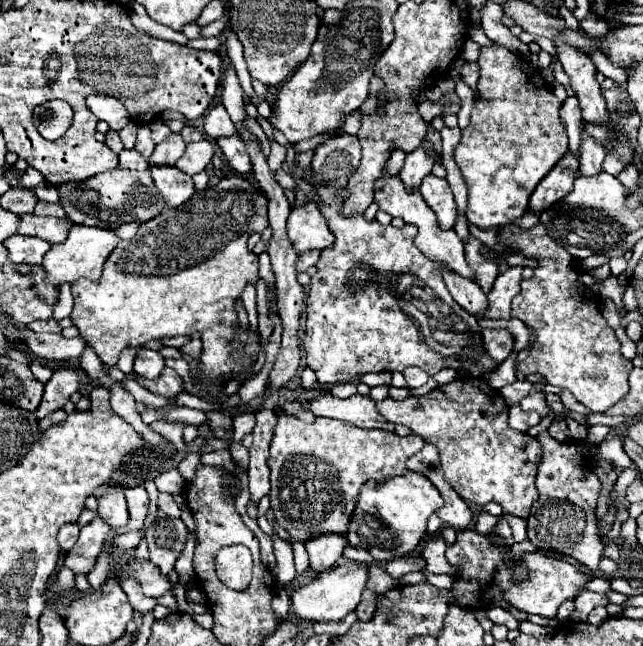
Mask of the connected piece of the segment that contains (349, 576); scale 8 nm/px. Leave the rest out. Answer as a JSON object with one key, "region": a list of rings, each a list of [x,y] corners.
{"region":[[[348,562],[346,566],[336,566],[332,570],[326,570],[324,574],[318,574],[310,584],[300,586],[292,598],[290,598],[290,618],[294,624],[304,624],[304,622],[332,622],[332,620],[342,620],[346,614],[354,612],[362,590],[368,580],[368,566],[358,564],[358,562]]]}

